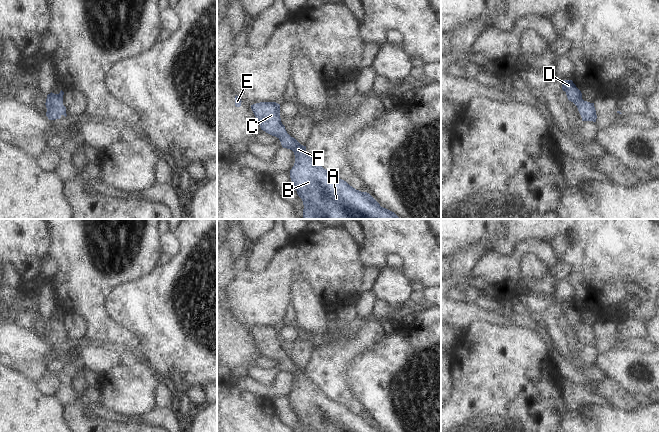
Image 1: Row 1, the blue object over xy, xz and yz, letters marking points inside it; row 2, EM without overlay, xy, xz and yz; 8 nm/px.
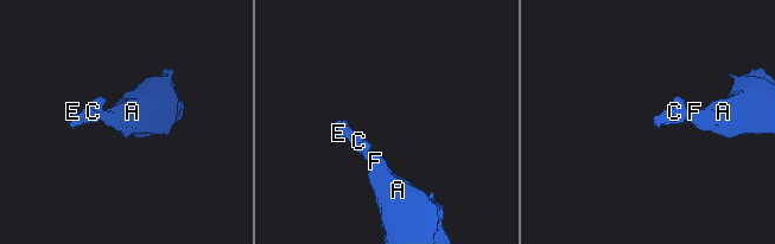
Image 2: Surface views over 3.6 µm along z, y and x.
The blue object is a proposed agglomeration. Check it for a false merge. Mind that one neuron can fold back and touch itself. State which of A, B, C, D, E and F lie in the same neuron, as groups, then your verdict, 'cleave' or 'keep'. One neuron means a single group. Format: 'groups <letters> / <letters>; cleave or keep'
groups A B C D E F; keep

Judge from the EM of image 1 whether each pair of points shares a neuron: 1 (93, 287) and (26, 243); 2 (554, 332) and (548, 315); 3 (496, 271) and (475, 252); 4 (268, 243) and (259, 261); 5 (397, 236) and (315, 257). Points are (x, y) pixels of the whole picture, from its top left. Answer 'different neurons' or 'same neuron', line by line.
1: different neurons
2: same neuron
3: different neurons
4: same neuron
5: different neurons

